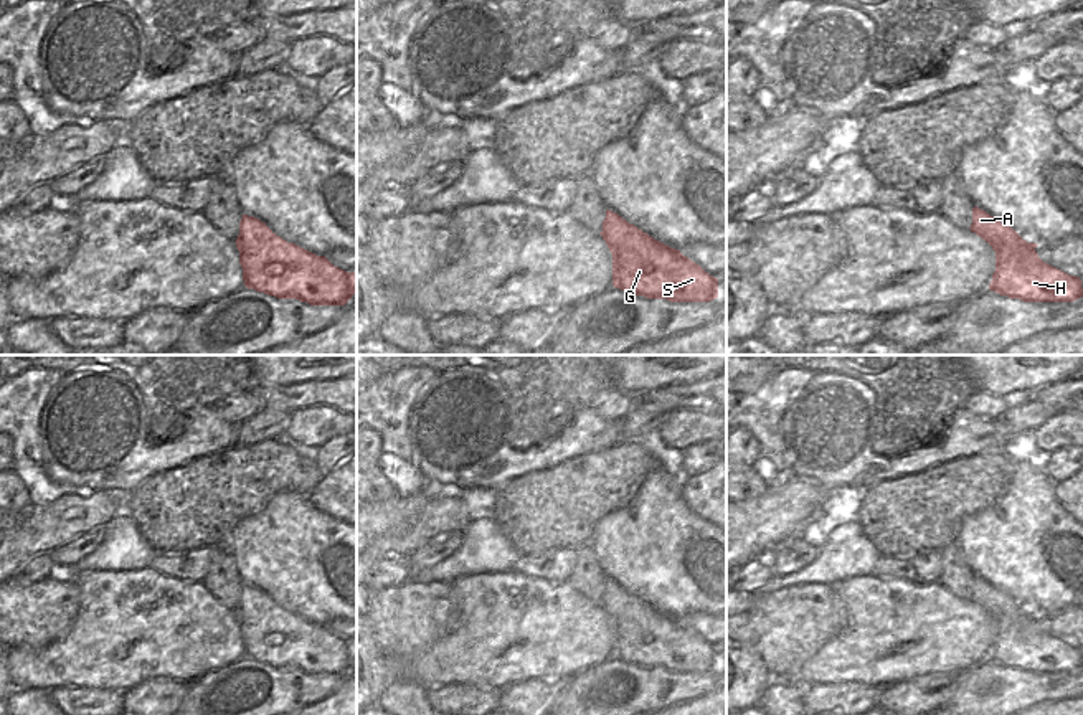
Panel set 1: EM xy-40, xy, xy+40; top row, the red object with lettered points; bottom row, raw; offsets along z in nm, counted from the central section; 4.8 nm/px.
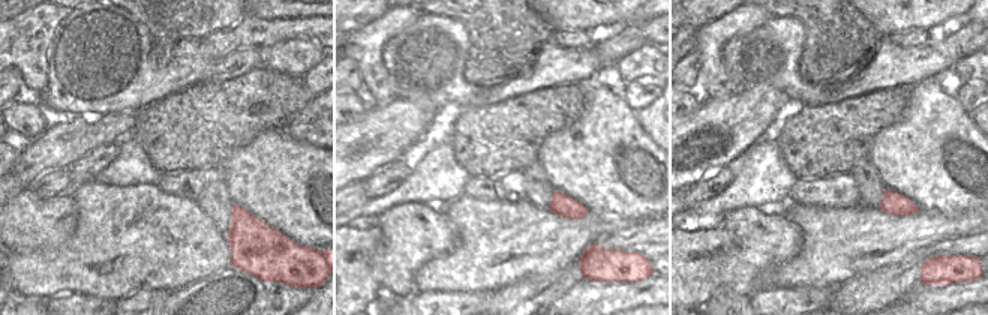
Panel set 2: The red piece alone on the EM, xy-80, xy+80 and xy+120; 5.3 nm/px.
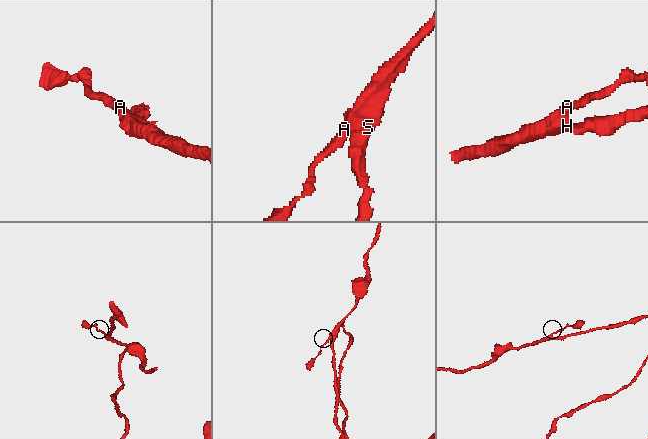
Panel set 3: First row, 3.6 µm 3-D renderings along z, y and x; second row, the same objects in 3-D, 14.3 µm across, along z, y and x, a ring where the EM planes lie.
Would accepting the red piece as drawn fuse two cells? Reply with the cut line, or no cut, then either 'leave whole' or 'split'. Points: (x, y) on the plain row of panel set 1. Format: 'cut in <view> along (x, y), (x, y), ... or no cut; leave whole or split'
no cut; leave whole

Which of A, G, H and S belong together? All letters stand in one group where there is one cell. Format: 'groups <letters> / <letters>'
groups A G H S

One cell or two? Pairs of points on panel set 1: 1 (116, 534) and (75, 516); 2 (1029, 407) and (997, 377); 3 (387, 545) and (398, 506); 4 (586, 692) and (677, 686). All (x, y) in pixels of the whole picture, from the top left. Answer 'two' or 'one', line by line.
1: two
2: two
3: two
4: one

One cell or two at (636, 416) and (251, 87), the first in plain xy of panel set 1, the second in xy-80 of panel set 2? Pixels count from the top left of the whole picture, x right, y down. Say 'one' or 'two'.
two

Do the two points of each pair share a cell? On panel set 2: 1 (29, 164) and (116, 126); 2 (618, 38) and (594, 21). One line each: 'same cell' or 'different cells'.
1: same cell
2: different cells

